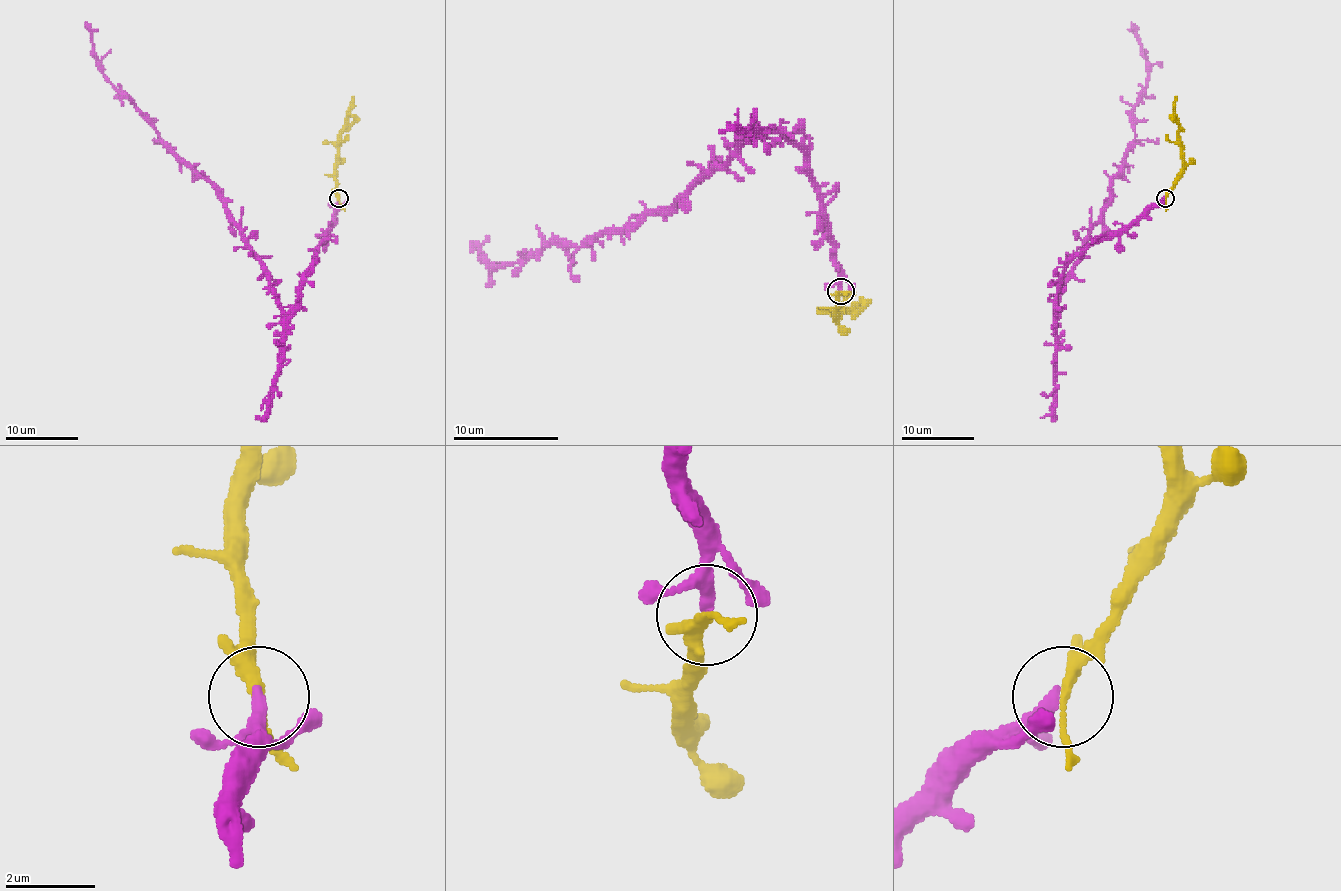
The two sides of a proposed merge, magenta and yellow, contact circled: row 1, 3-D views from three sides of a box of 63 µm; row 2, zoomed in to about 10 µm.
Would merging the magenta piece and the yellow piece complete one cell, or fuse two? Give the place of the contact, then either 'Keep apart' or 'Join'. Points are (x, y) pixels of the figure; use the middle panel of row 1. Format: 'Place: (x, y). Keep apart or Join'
Place: (840, 291). Join

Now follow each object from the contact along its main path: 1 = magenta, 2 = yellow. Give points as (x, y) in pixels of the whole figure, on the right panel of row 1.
1: (1164, 198), (1093, 240), (1071, 261), (1055, 312), (1135, 138), (1133, 109), (1146, 87), (1147, 62), (1131, 22)
2: (1166, 198), (1182, 167), (1175, 107), (1176, 96)

